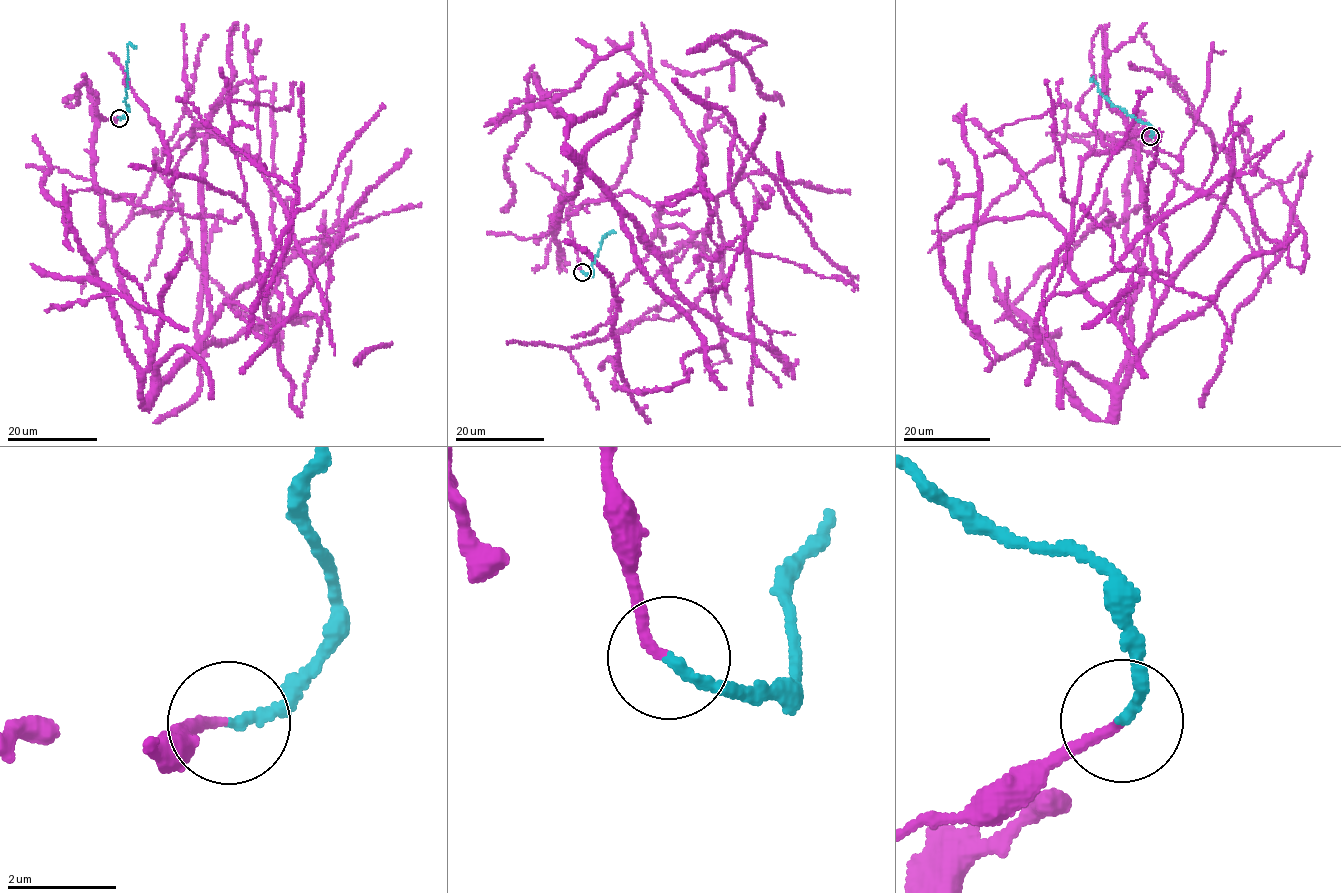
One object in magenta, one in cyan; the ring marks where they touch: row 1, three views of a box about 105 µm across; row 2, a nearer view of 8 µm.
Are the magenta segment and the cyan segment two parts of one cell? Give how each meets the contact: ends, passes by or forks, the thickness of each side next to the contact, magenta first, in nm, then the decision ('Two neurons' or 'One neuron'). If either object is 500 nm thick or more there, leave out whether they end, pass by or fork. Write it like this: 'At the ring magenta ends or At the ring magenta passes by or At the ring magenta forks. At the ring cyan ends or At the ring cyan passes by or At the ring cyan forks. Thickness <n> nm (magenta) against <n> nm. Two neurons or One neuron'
At the ring magenta ends. At the ring cyan ends. Thickness 170 nm (magenta) against 200 nm. Two neurons

